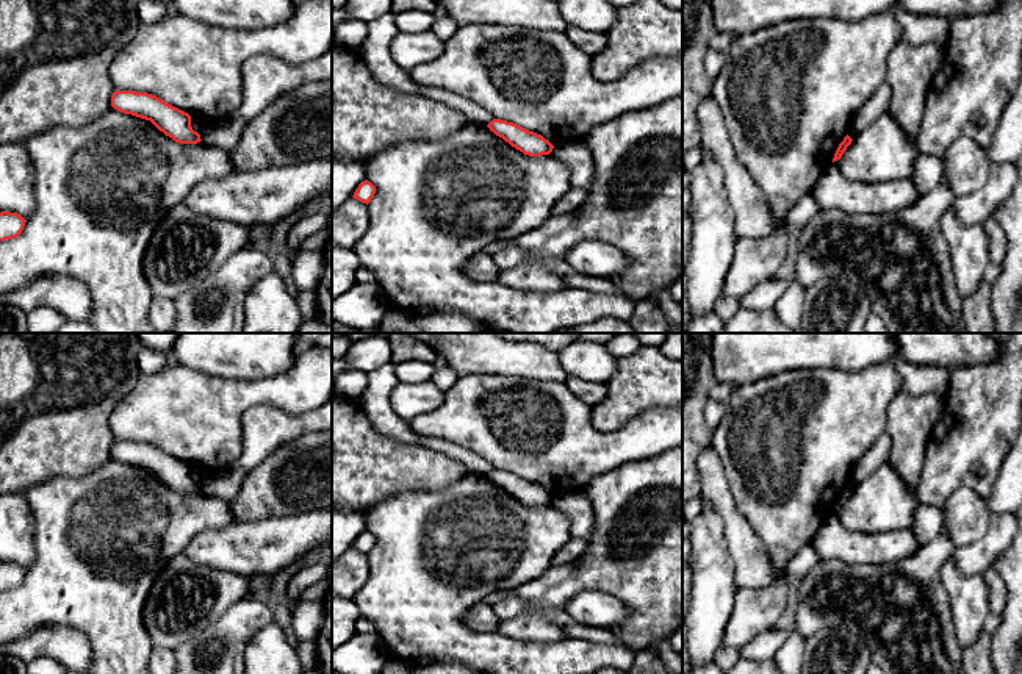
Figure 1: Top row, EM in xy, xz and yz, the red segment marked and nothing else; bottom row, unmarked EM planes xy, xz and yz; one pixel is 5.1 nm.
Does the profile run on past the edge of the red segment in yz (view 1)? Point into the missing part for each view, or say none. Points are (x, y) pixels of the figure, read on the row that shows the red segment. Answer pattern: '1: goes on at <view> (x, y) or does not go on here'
1: does not go on here

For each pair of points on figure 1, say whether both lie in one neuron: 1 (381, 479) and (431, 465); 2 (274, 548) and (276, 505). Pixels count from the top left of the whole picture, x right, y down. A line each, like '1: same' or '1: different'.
1: same
2: different

